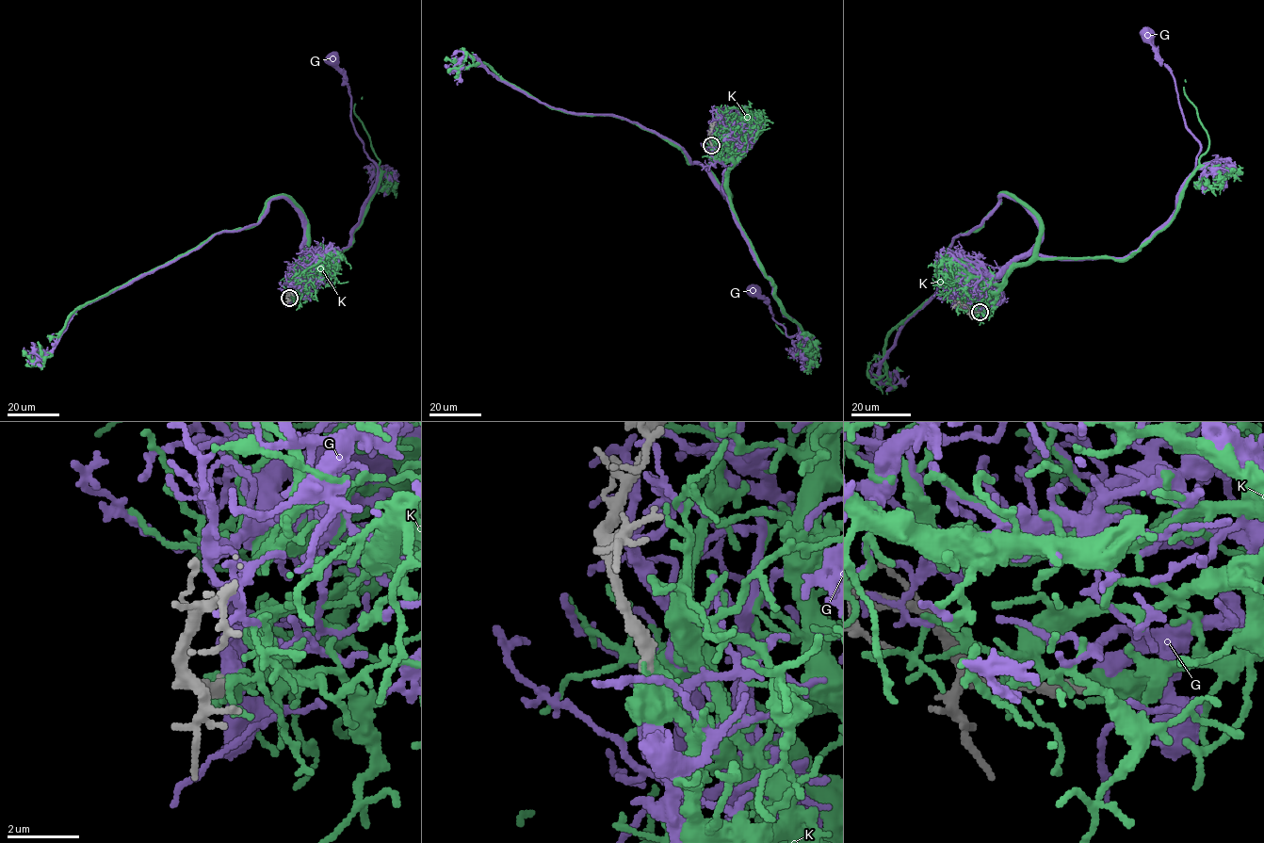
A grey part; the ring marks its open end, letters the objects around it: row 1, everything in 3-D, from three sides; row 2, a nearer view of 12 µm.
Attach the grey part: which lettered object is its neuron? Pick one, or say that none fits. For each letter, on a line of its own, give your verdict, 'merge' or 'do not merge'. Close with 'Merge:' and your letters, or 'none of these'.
G: do not merge
K: merge
Merge: K

